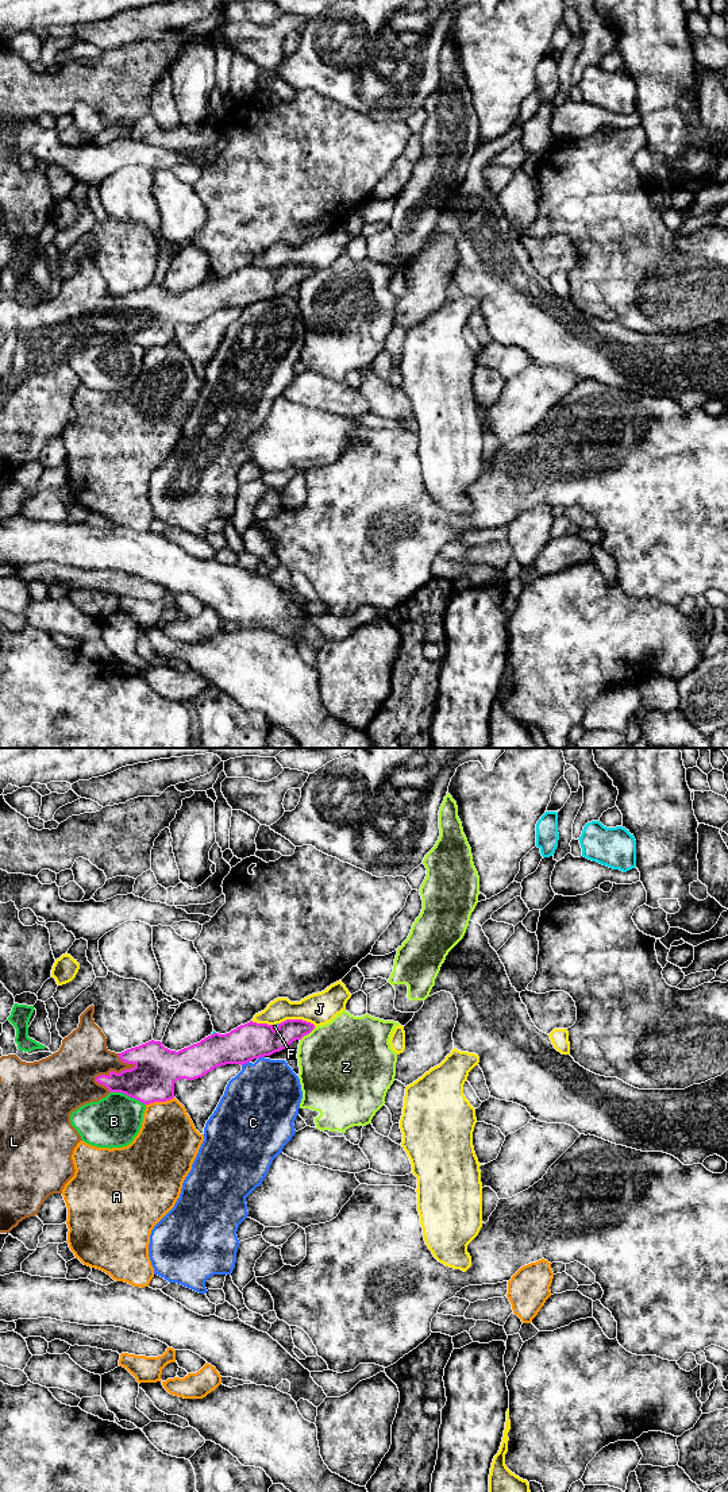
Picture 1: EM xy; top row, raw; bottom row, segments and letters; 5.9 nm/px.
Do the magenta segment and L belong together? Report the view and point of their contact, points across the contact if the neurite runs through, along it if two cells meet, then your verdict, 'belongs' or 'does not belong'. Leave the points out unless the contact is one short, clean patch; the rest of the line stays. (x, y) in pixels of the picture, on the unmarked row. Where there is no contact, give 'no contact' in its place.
contact xy (114, 316); belongs

